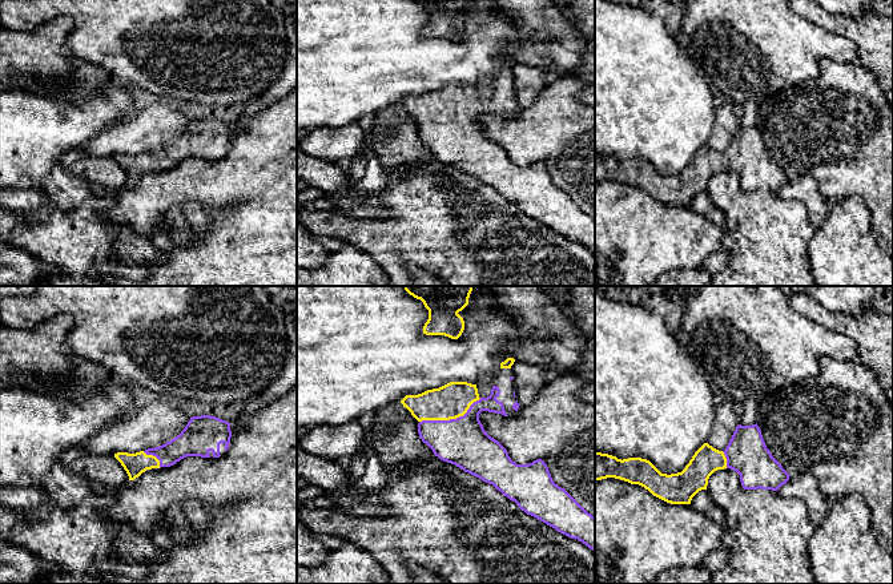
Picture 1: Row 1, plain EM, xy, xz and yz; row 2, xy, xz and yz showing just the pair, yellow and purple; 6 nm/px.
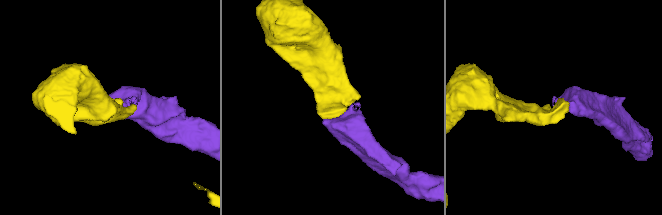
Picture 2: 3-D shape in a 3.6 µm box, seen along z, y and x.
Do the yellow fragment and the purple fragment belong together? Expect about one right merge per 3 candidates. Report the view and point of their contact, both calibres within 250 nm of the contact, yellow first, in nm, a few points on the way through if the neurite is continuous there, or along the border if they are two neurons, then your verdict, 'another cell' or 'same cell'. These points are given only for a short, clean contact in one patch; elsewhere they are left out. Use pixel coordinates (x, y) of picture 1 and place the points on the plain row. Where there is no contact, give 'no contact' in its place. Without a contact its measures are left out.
xz (450, 120) | 220/300 nm | across xz (451, 103), (450, 120), (450, 129), (463, 144) | same cell

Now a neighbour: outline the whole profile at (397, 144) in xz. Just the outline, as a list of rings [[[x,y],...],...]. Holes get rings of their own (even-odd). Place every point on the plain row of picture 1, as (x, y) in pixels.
[[[401,104],[379,112],[370,132],[374,134],[373,150],[386,172],[410,170],[423,160],[434,157],[433,152],[419,140],[418,125]]]

